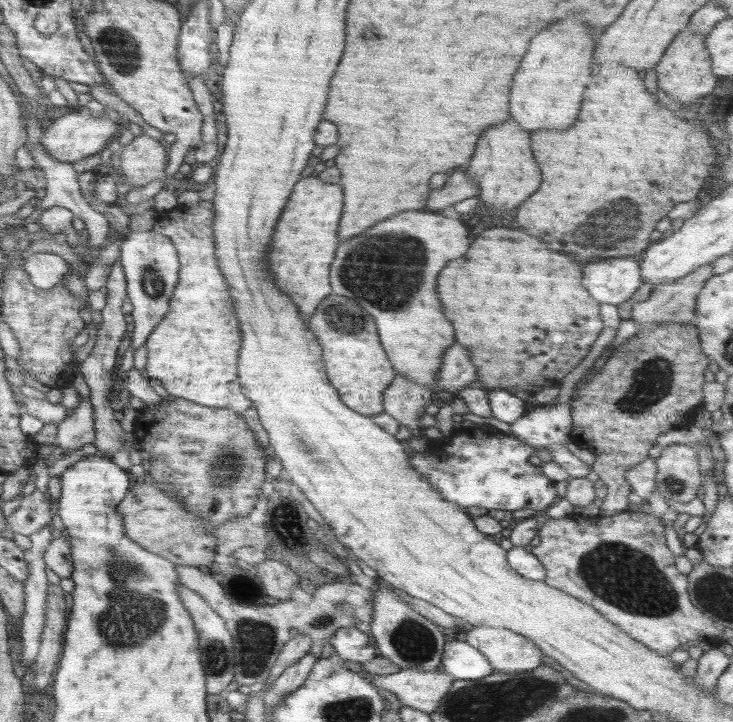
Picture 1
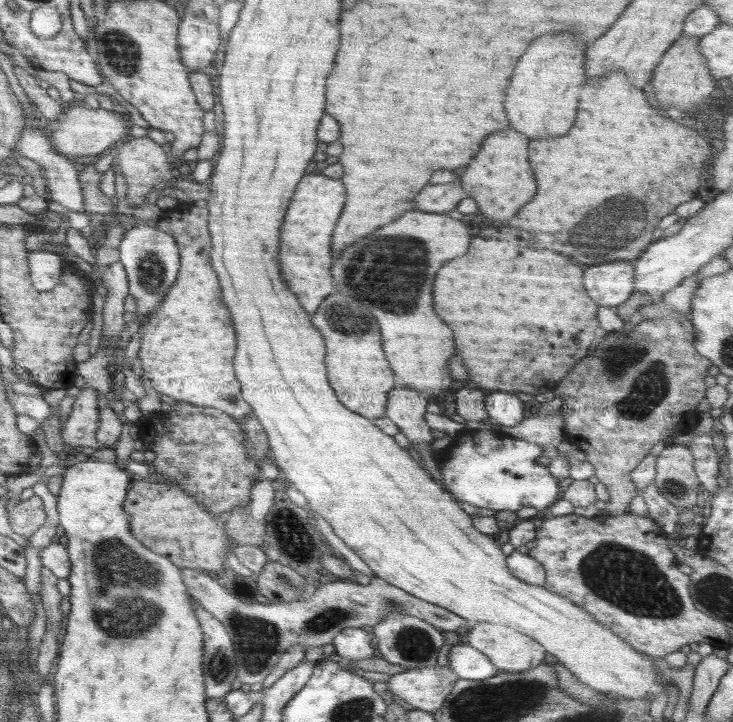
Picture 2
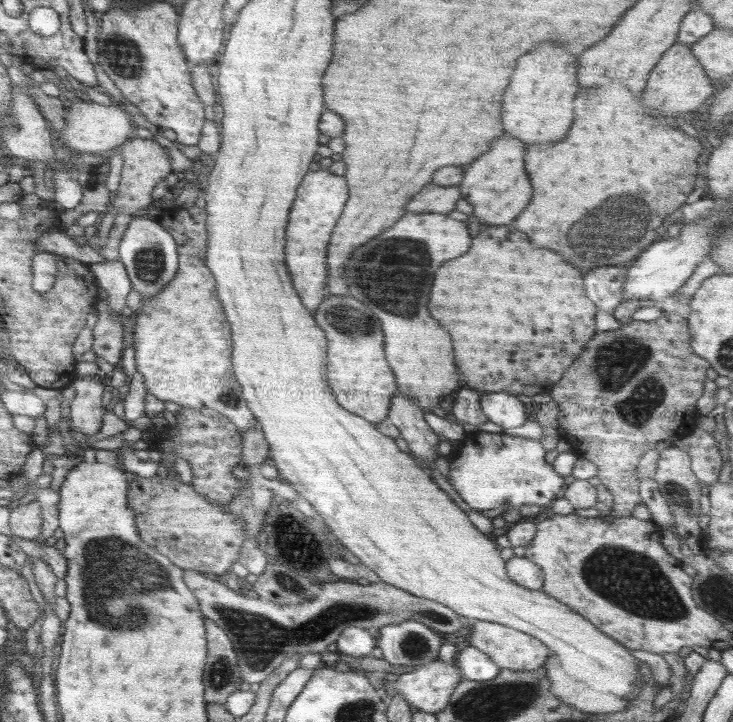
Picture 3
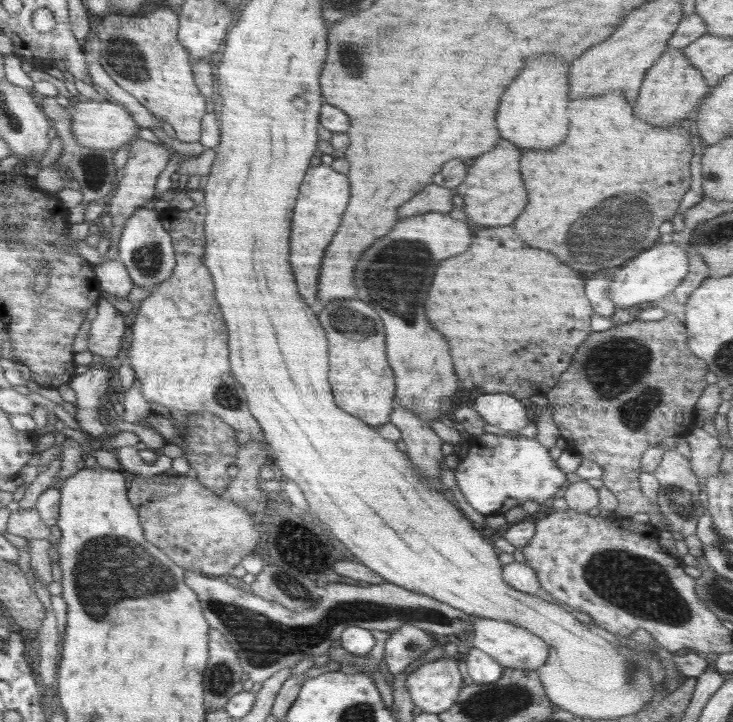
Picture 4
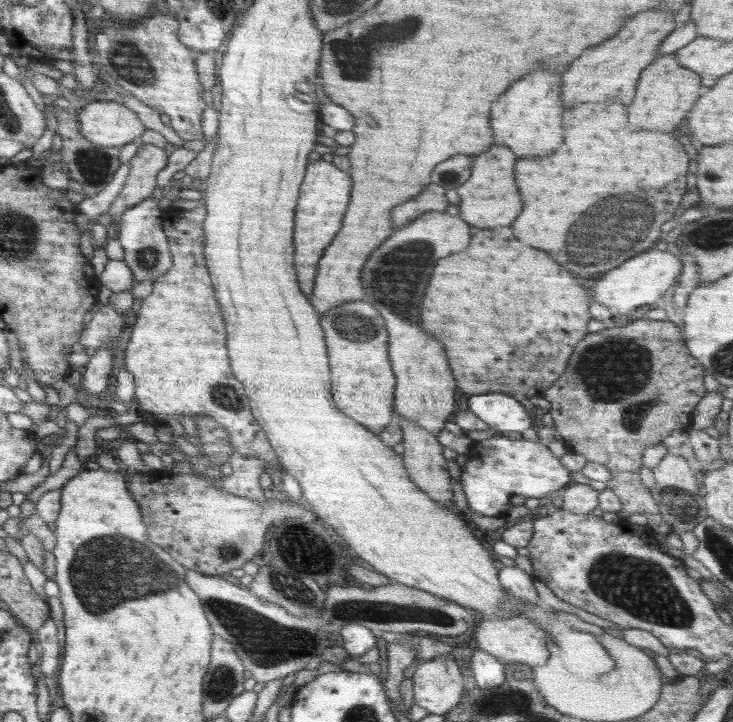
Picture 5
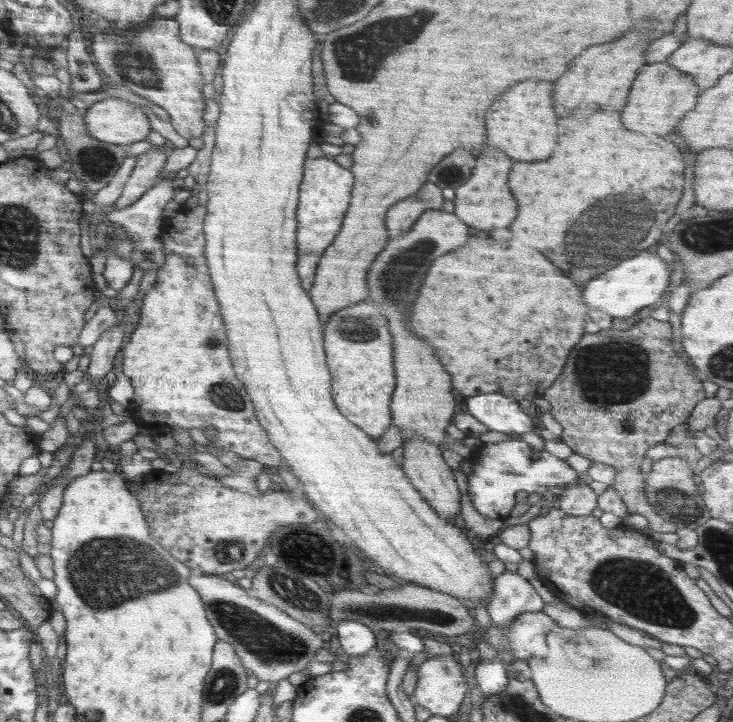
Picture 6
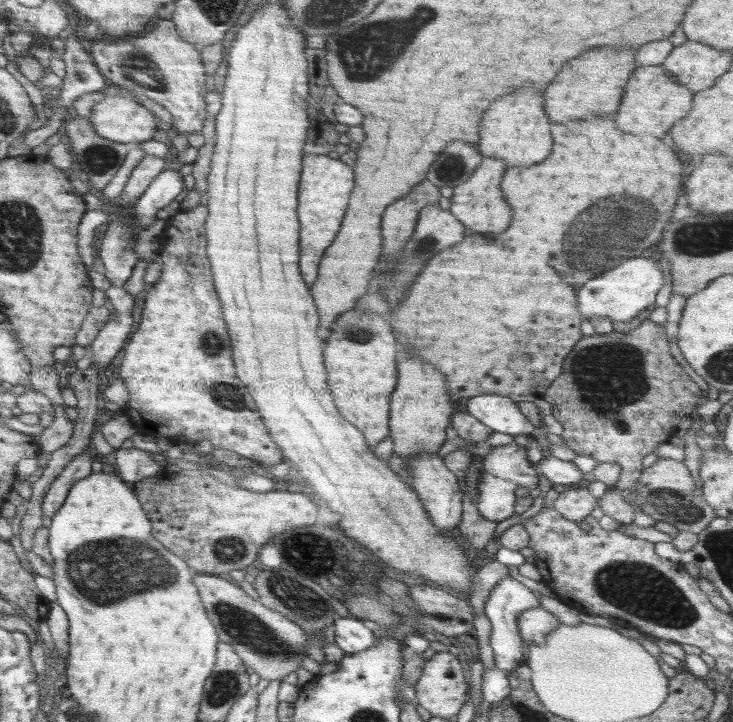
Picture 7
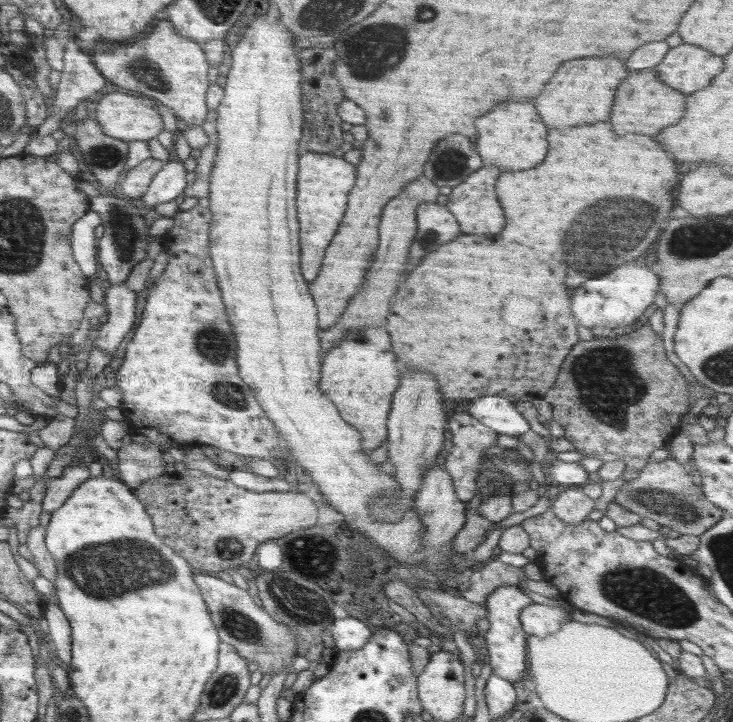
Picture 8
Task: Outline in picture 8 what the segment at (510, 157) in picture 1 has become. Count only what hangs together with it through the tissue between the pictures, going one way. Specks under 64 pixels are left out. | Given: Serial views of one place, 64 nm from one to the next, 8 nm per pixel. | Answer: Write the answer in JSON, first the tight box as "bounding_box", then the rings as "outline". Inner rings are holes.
{"bounding_box":[446,166,504,234],"outline":[[[482,166],[480,170],[472,172],[464,182],[452,188],[452,193],[448,195],[448,203],[446,208],[456,216],[458,224],[460,224],[460,232],[466,234],[498,234],[504,228],[504,210],[496,198],[494,192],[494,184],[496,178],[500,176],[500,168],[498,166]]]}

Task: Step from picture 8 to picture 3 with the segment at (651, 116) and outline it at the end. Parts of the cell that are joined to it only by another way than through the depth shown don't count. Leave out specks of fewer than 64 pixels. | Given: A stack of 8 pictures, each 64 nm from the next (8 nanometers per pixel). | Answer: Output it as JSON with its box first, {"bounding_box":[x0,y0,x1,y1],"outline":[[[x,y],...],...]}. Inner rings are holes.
{"bounding_box":[642,43,717,118],"outline":[[[674,43],[660,57],[660,62],[658,62],[656,68],[652,70],[650,80],[648,80],[648,84],[646,84],[646,90],[644,90],[644,94],[642,94],[642,104],[646,104],[648,112],[652,112],[652,116],[656,116],[656,118],[658,118],[658,114],[660,114],[660,116],[676,116],[676,114],[680,114],[680,112],[696,110],[700,104],[707,104],[704,100],[706,100],[708,96],[711,98],[716,88],[717,86],[712,86],[712,81],[704,74],[704,67],[691,51],[691,45]]]}

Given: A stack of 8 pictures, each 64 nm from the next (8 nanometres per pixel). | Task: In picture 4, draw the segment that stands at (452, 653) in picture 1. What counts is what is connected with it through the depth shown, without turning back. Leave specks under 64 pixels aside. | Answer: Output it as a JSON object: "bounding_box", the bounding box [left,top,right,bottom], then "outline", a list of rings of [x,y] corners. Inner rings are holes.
{"bounding_box":[461,648,505,684],"outline":[[[476,648],[466,654],[461,668],[465,678],[476,684],[494,684],[502,678],[505,670],[498,661]]]}

